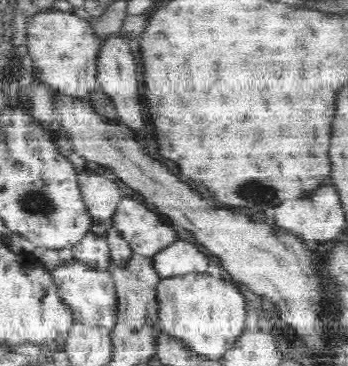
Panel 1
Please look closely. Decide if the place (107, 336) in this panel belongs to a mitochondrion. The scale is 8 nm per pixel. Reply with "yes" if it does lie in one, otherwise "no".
no

